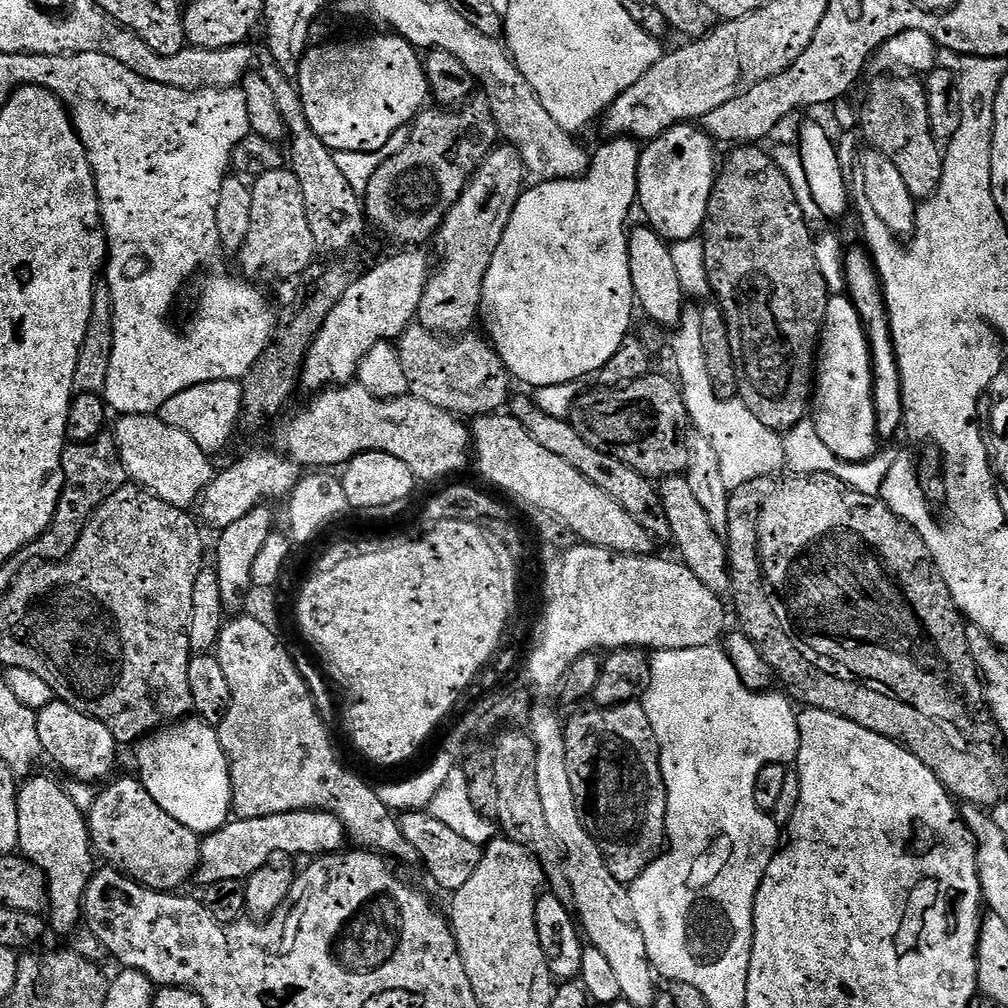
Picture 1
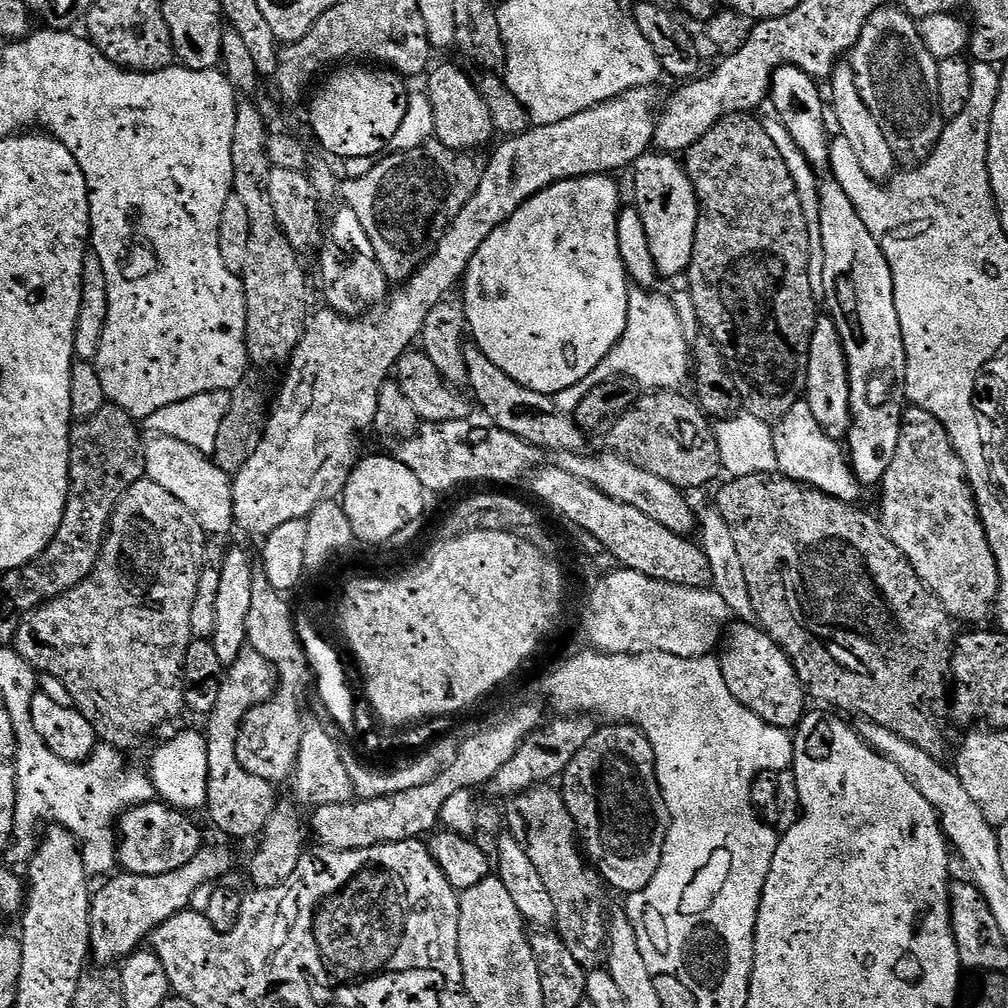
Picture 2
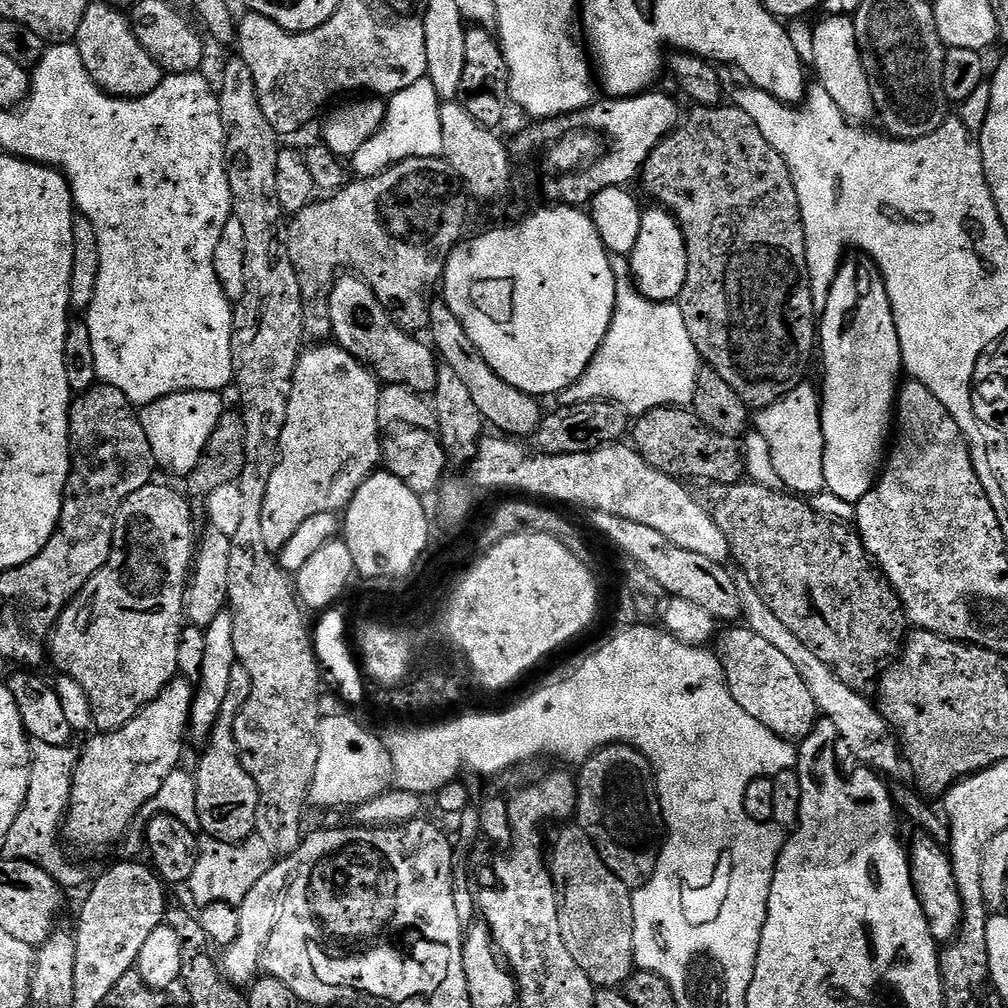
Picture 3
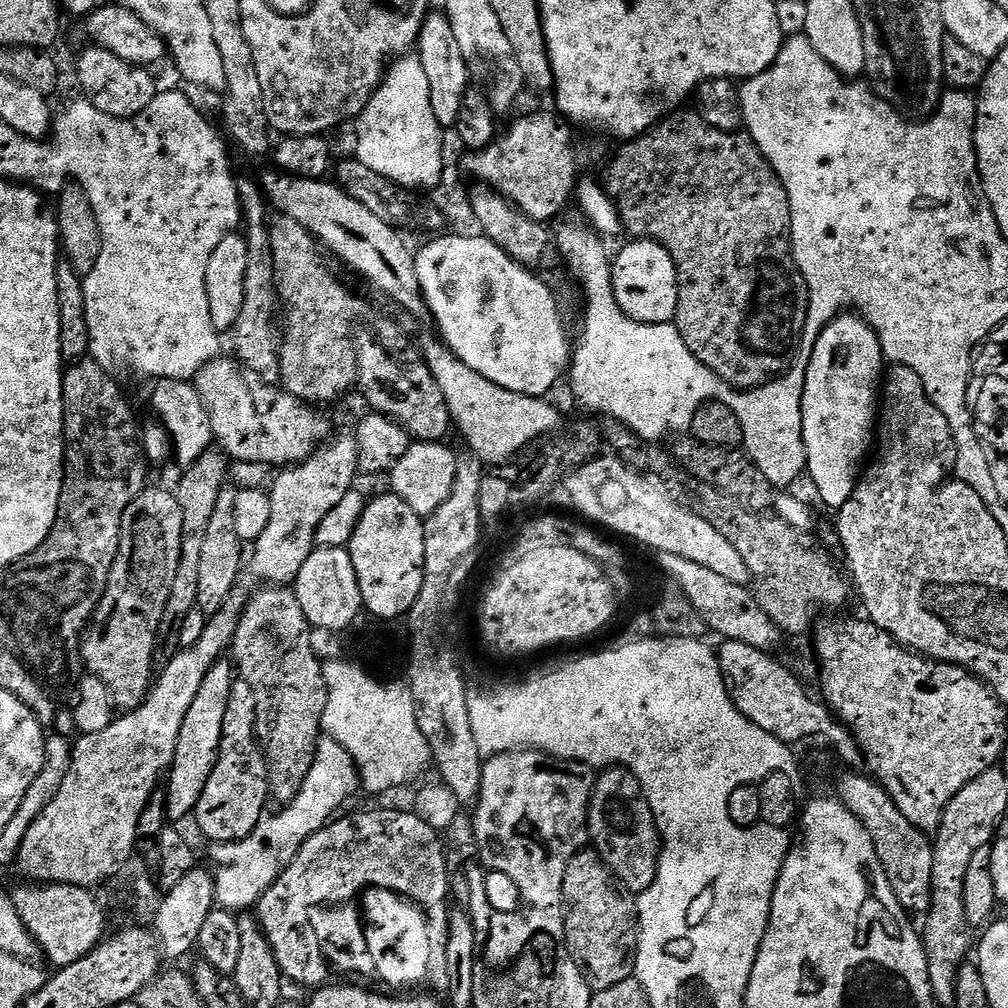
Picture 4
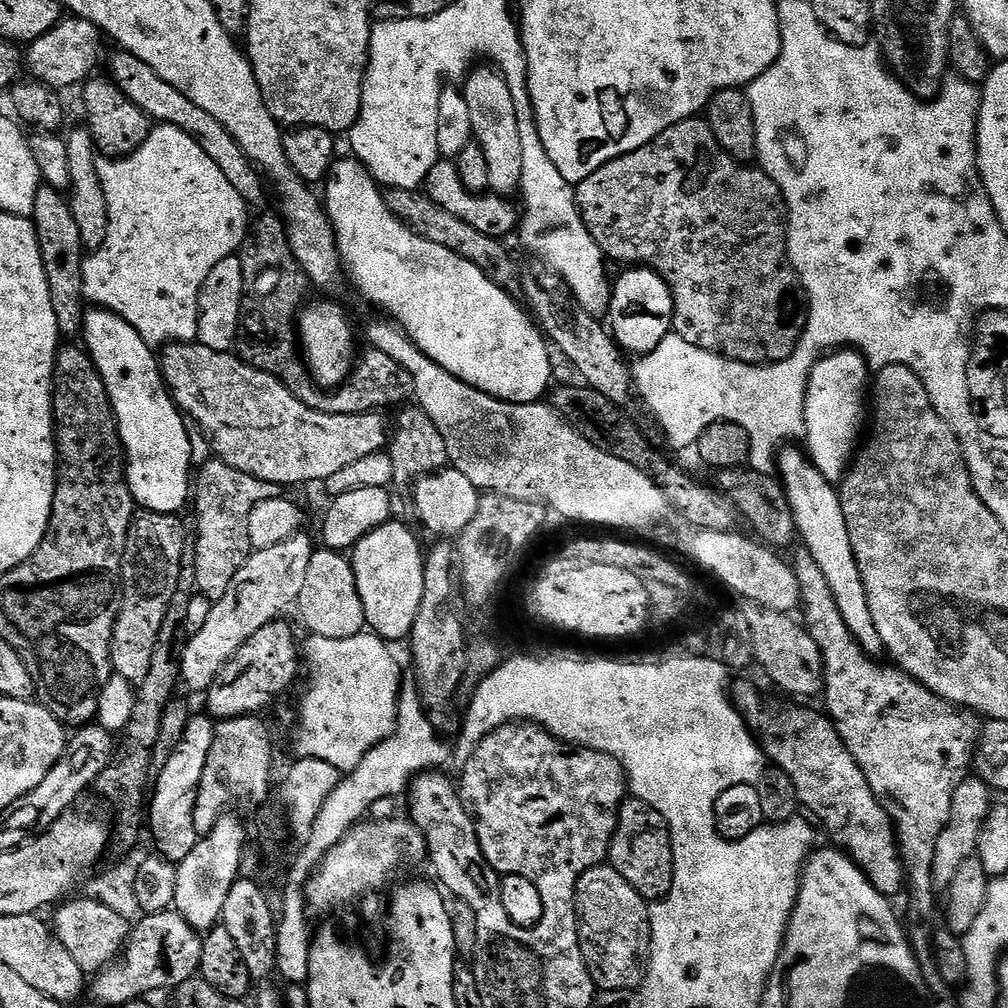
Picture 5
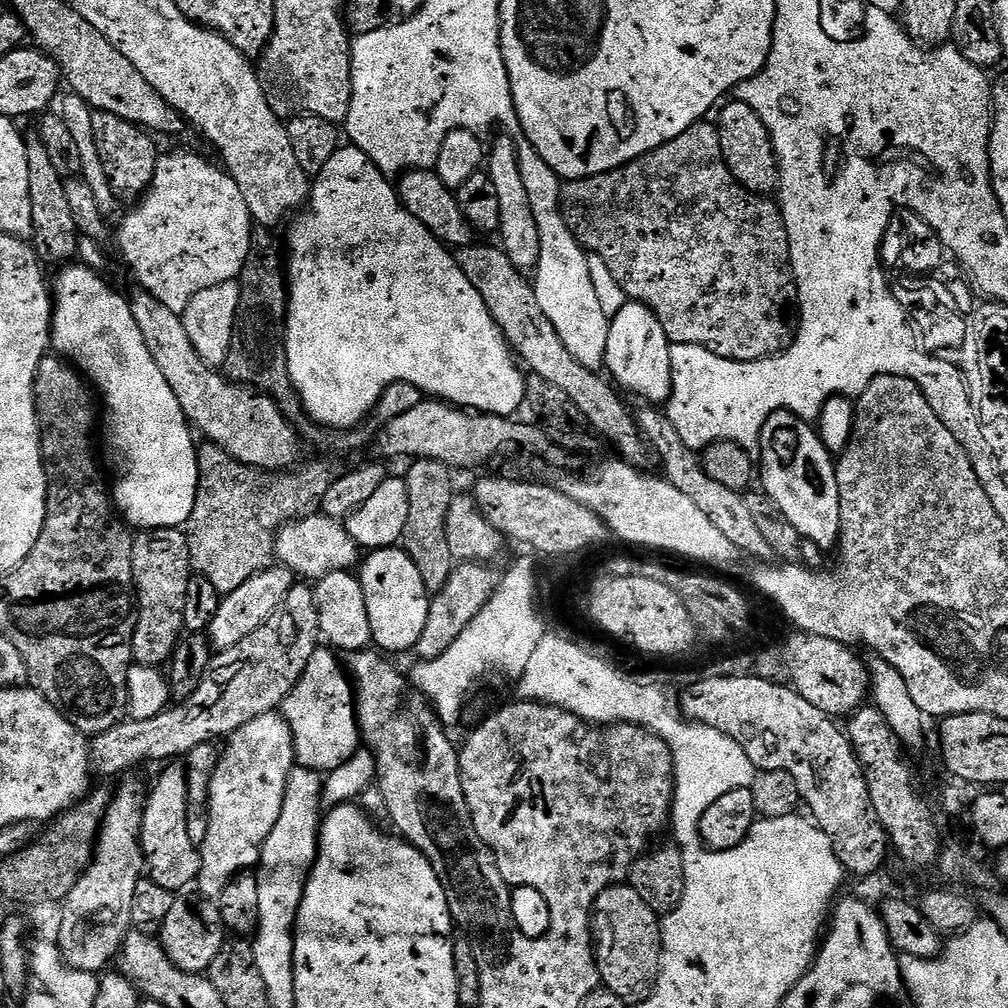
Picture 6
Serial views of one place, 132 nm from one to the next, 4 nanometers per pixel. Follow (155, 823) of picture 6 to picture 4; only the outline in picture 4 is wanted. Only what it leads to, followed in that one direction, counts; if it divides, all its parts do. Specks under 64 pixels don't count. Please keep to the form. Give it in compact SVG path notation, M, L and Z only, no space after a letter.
M221 658L208 671L202 690L198 690L194 703L182 722L182 734L178 736L178 750L174 754L172 767L166 773L166 791L168 794L168 818L172 822L184 820L195 813L206 782L218 762L220 743L222 742L223 722L226 719L227 703L230 702L234 664L231 659Z

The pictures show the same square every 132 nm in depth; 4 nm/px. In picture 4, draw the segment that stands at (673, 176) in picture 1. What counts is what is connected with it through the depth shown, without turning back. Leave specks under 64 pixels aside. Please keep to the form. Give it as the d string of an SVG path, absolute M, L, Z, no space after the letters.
M633 239L612 260L612 285L618 306L632 320L643 324L670 324L680 305L680 281L674 258L658 242Z

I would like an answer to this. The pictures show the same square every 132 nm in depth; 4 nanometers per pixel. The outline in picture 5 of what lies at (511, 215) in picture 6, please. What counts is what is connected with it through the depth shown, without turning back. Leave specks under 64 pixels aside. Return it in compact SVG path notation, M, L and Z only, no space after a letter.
M487 66L488 68L480 67L473 67L462 84L464 101L468 109L470 109L472 135L475 143L480 144L486 150L490 165L491 191L498 196L511 197L512 192L519 193L521 191L524 178L524 139L520 128L522 118L518 114L518 110L514 110L514 94L510 94L510 86L503 73L492 66Z

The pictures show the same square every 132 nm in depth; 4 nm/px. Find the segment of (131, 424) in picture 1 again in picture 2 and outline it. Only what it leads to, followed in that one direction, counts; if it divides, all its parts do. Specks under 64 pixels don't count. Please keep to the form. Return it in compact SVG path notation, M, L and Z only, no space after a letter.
M149 435L143 441L142 455L144 458L144 470L147 479L158 482L162 490L174 494L190 514L202 527L205 533L216 536L224 536L228 531L233 531L232 518L232 480L229 473L224 472L209 457L196 452L184 442L178 442L176 438Z

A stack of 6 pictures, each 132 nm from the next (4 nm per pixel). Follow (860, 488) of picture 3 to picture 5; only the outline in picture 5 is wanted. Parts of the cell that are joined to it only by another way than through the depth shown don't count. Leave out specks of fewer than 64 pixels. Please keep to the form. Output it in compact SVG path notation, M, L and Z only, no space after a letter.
M833 350L821 356L812 367L804 403L804 436L808 440L806 448L812 464L834 486L848 475L848 469L857 455L861 443L860 431L866 428L864 399L867 396L869 399L870 369L861 352Z

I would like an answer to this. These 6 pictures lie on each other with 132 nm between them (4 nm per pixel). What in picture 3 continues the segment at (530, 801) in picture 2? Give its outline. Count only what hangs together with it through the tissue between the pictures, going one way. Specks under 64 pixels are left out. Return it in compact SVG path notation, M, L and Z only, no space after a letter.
M568 822L556 836L552 844L552 854L547 857L547 866L552 872L556 887L558 921L562 930L562 942L570 950L570 958L582 966L582 974L590 978L597 989L615 988L627 985L628 977L634 971L636 955L634 954L634 910L632 909L632 892L602 862L590 834L582 830L579 823Z

